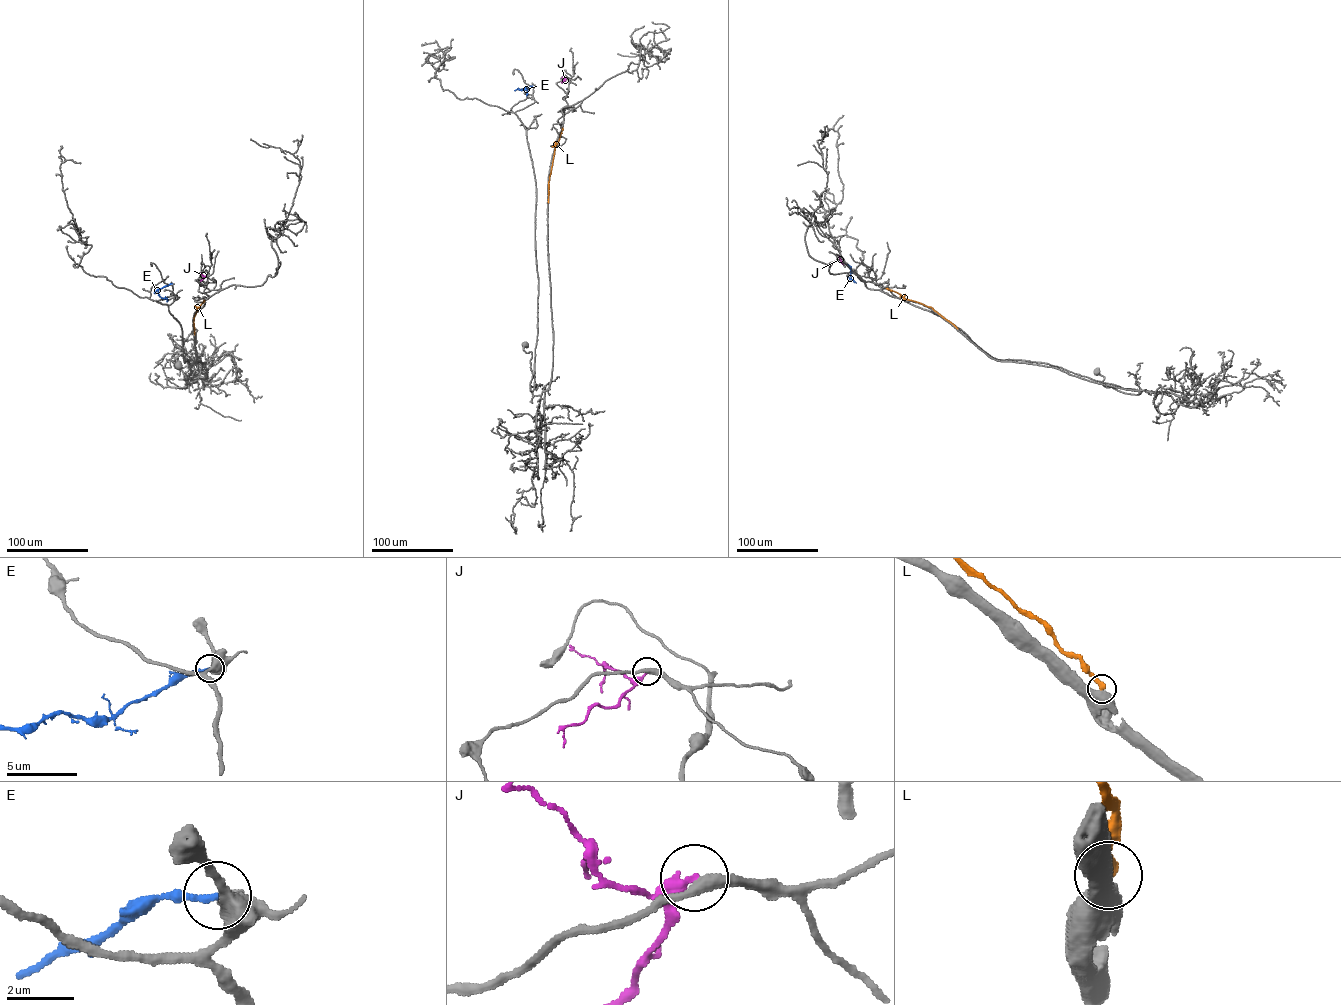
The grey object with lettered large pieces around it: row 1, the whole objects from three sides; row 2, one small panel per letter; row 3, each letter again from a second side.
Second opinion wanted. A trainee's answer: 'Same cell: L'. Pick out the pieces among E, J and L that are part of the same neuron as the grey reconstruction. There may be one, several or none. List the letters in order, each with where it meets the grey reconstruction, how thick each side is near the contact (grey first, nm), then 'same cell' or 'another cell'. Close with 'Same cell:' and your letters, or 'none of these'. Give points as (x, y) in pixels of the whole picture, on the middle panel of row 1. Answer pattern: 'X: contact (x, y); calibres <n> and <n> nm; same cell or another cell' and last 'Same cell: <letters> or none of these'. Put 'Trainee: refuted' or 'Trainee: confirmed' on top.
Trainee: refuted
E: contact (532, 85); calibres 700 and 190 nm; another cell
J: contact (566, 78); calibres 320 and 280 nm; another cell
L: contact (548, 202); calibres 750 and 280 nm; another cell
Same cell: none of these

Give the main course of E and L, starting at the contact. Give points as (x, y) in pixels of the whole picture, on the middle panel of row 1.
E: (532, 86), (518, 89), (526, 89), (527, 96)
L: (548, 202), (549, 176), (562, 127)

